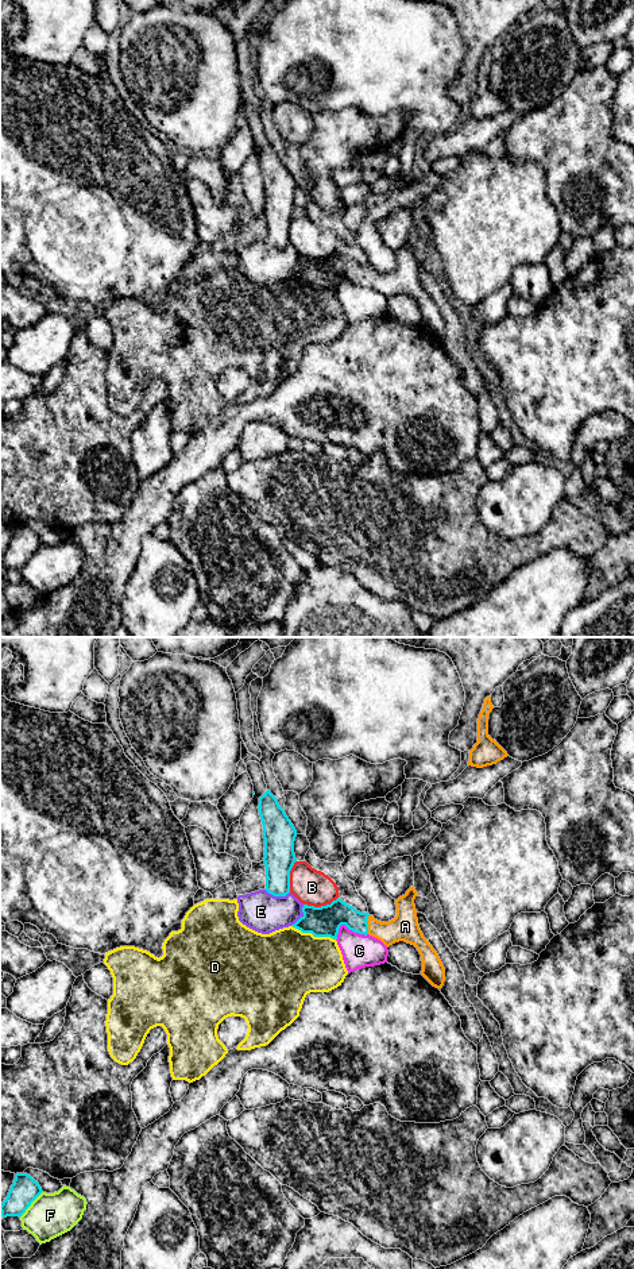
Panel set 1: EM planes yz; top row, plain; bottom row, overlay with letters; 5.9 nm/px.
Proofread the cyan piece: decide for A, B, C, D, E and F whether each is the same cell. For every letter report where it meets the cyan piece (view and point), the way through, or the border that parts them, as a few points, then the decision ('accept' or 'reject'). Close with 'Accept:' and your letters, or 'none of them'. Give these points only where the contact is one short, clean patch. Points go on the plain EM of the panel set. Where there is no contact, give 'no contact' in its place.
A: meets cyan in yz at (367, 276); runs through yz (325, 273), (354, 272), (367, 276), (374, 280), (405, 278); accept
B: meets cyan in yz at (321, 258); reject
C: meets cyan in yz at (347, 278); reject
D: meets cyan in yz at (313, 286); reject
E: meets cyan in yz at (277, 247); reject
F: meets cyan in yz at (30, 556); reject
Accept: A

